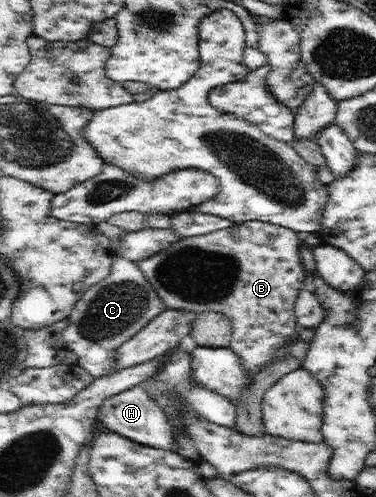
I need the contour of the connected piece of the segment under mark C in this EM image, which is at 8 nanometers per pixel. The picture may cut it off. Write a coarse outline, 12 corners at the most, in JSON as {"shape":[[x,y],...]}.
{"shape":[[118,257],[75,308],[65,342],[98,380],[170,307]]}

